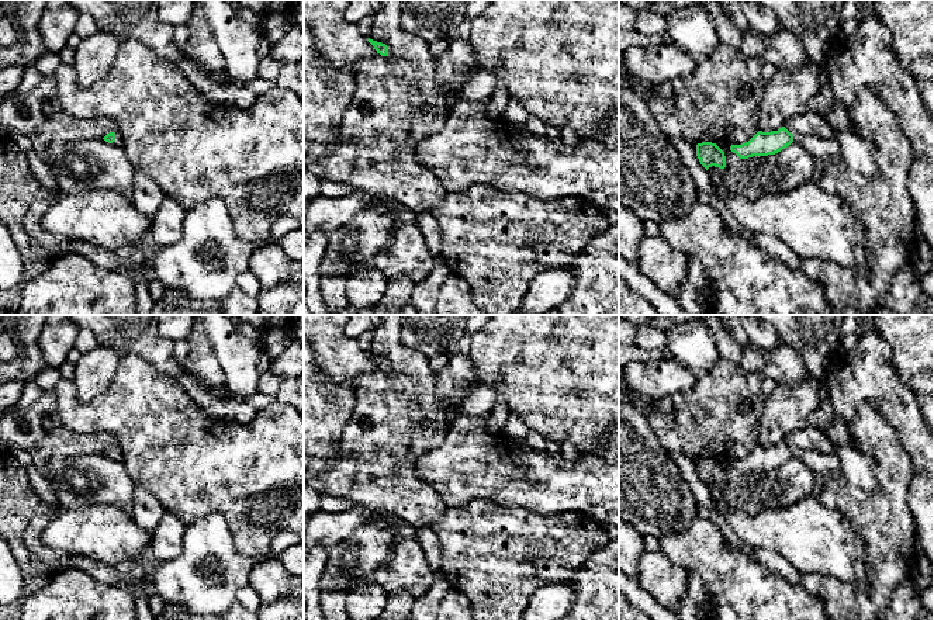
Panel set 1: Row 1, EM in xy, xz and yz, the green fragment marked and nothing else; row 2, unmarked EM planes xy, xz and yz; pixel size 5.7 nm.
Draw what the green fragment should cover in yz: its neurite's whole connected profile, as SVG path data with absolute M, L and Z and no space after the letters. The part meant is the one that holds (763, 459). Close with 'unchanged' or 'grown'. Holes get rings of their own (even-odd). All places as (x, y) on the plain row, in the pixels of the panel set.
M785 441L771 447L758 446L748 457L731 460L730 465L740 474L748 474L775 470L792 457L802 460L820 478L841 472L841 460L834 451L824 454L817 450L793 450Z; grown

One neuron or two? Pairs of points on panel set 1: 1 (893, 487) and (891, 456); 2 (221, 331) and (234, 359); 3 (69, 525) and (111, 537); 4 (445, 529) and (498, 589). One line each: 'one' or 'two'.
1: one
2: one
3: one
4: one

